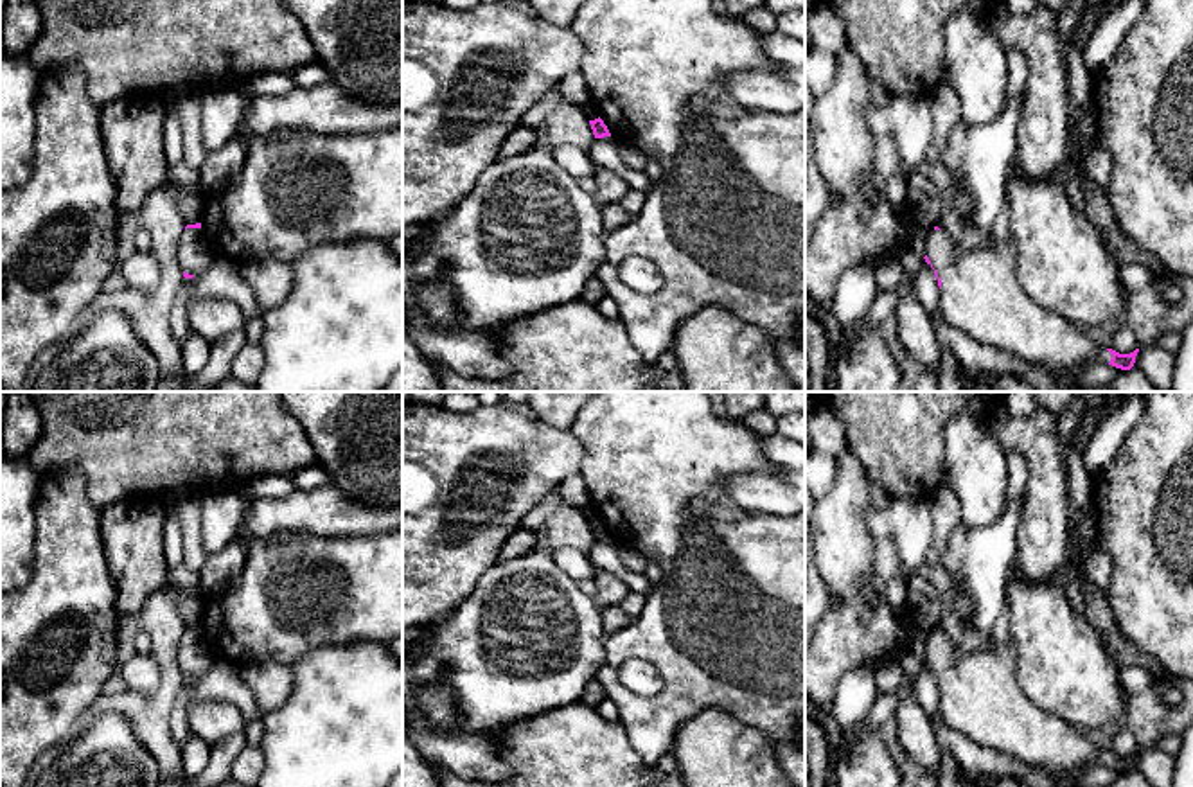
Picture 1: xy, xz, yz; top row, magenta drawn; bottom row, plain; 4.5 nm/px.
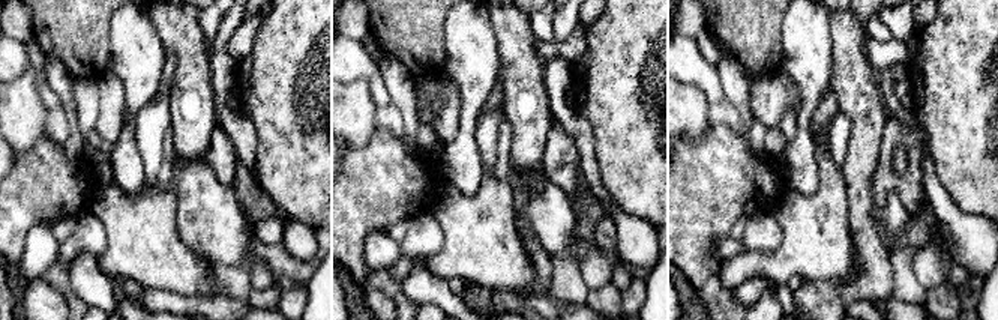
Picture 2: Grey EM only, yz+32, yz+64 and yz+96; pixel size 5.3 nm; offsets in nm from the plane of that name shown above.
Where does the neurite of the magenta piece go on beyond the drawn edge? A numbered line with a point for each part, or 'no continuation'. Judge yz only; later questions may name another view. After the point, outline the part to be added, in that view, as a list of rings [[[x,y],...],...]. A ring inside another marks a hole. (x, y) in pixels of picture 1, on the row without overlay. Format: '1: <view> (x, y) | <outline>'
1: yz (980, 694) | [[[931,631],[927,632],[925,658],[941,683],[940,719],[947,728],[961,731],[981,747],[1012,755],[1033,765],[1055,787],[1080,787],[1074,773],[1082,765],[1110,765],[1109,753],[1091,746],[1074,726],[1044,712],[1019,688],[1012,640],[997,645],[990,638],[963,652],[945,632]]]

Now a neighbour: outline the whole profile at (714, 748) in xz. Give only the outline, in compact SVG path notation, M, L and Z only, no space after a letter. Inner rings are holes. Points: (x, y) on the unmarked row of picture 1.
M706 708L677 731L672 755L685 787L792 787L776 760L776 742L720 708Z

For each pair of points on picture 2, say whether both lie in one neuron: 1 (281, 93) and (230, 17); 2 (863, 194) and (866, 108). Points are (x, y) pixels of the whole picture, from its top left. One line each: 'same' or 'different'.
1: different
2: same

